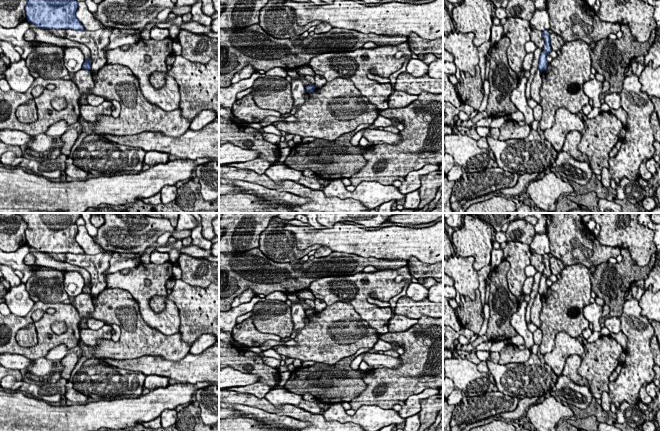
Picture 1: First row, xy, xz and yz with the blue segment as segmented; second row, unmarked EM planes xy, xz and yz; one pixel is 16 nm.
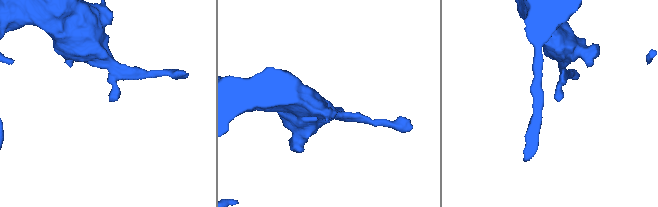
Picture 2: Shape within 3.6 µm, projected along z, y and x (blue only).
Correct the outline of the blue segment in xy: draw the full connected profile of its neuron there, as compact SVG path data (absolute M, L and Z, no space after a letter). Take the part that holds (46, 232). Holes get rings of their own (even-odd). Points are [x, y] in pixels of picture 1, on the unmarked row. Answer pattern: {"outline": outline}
{"outline": "M16 213L27 223L25 230L28 246L42 253L84 254L76 241L78 226L76 220L80 213Z"}

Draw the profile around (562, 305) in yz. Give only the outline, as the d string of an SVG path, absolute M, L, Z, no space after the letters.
M582 264L566 266L560 272L561 278L547 293L541 296L540 313L542 341L541 354L551 352L555 347L555 337L565 331L577 338L589 328L589 322L583 316L583 308L590 304L592 283L589 269Z

